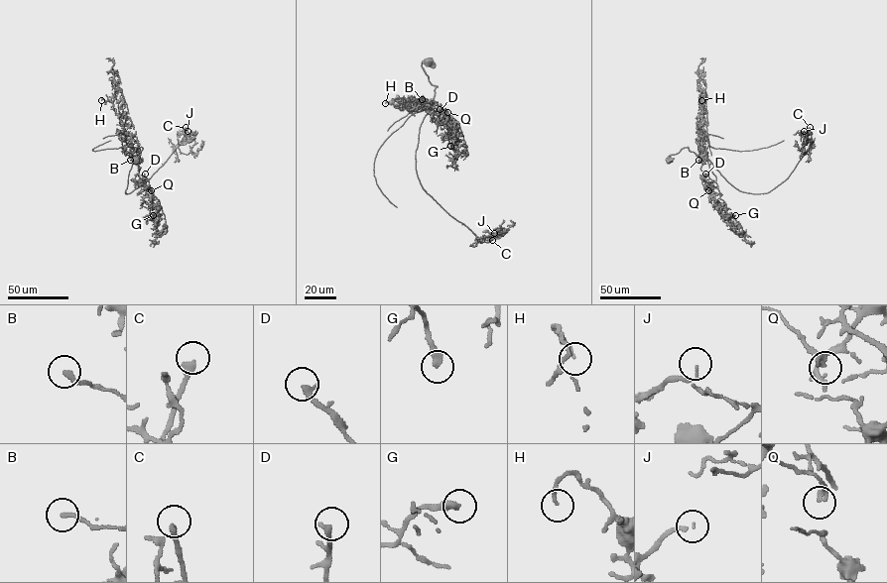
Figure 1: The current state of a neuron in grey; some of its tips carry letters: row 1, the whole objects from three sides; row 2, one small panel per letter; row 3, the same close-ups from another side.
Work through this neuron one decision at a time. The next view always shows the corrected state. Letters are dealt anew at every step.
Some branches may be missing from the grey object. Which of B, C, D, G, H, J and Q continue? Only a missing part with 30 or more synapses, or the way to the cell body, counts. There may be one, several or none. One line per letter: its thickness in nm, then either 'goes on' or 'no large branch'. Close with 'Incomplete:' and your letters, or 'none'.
B: 200 nm | no large branch
C: 240 nm | goes on
D: 280 nm | goes on
G: 360 nm | no large branch
H: 110 nm | no large branch
J: 80 nm | goes on
Q: 160 nm | no large branch
Incomplete: C, D, J

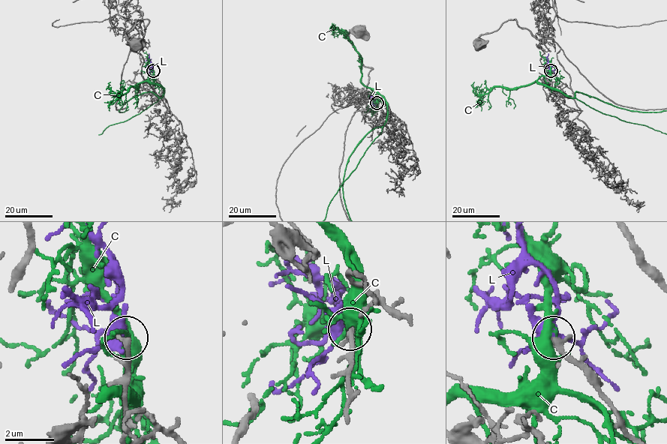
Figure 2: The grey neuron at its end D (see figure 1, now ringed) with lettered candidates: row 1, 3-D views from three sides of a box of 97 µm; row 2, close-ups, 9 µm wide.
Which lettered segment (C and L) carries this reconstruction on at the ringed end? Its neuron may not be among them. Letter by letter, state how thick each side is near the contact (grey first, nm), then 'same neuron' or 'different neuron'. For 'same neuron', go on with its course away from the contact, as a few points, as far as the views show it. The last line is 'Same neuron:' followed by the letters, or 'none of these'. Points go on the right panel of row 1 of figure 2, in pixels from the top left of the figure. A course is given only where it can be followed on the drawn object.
C: 300/440 nm | different neuron
L: 300/360 nm | same neuron | via (551, 70), (547, 59), (548, 53)
Same neuron: L

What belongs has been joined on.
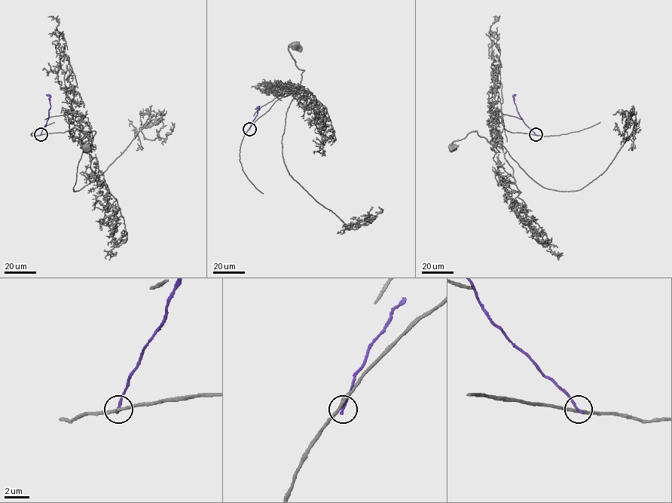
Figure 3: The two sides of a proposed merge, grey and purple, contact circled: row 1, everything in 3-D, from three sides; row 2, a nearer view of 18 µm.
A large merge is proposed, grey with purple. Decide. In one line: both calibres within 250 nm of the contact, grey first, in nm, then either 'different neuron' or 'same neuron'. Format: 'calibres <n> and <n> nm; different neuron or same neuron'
calibres 240 and 220 nm; different neuron

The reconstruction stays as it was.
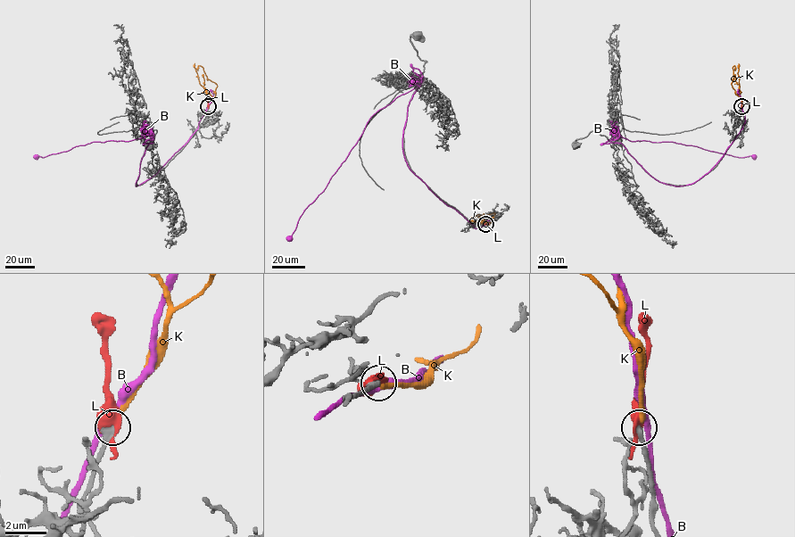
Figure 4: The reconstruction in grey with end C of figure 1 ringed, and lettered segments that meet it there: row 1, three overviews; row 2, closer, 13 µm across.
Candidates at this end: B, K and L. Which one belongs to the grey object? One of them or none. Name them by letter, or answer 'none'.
none

